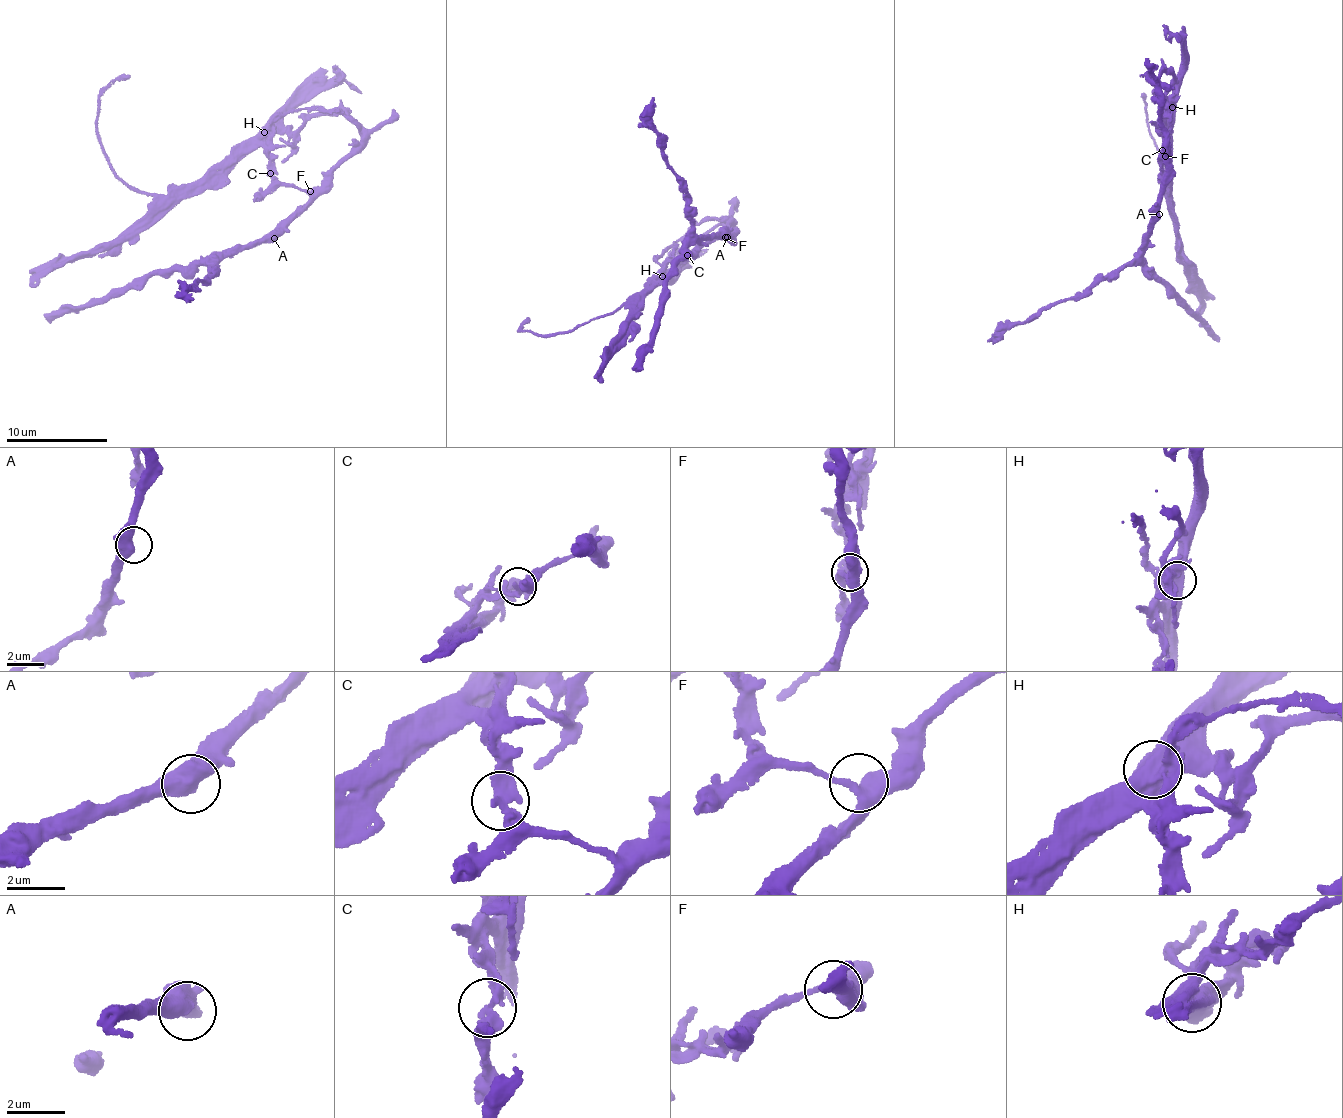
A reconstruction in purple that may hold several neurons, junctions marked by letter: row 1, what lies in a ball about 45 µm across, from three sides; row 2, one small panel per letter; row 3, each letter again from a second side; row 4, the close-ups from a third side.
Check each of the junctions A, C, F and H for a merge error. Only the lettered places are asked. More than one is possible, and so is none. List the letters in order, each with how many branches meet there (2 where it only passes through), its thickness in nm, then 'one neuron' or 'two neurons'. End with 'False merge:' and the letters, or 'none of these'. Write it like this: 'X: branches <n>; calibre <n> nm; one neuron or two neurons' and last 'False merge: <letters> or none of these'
A: branches 2; calibre 600 nm; one neuron
C: branches 2; calibre 360 nm; two neurons
F: branches 3; calibre 400 nm; one neuron
H: branches 3; calibre 650 nm; two neurons
False merge: C, H

